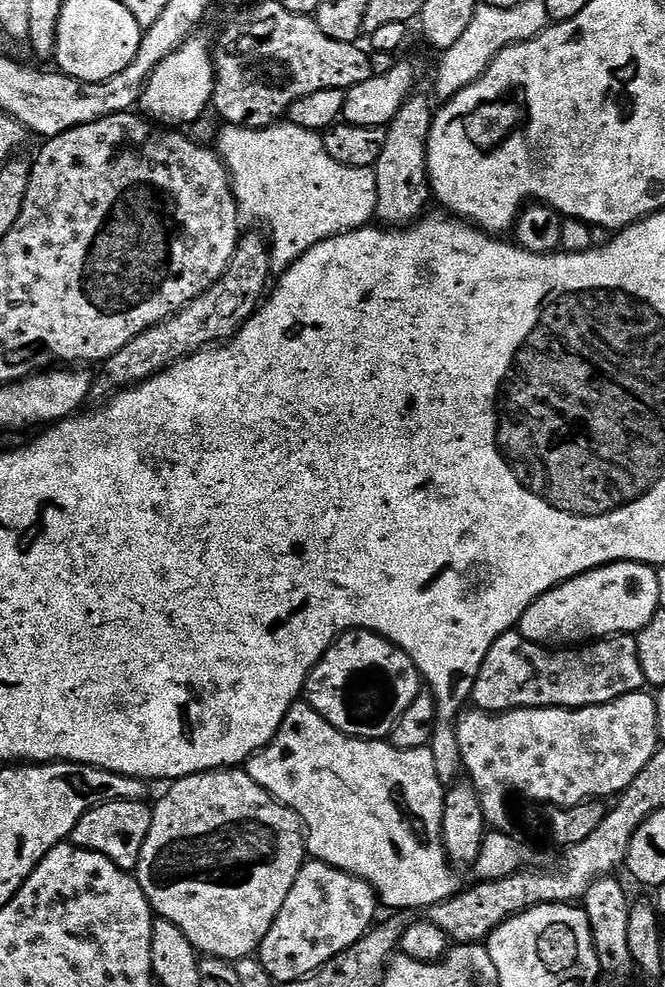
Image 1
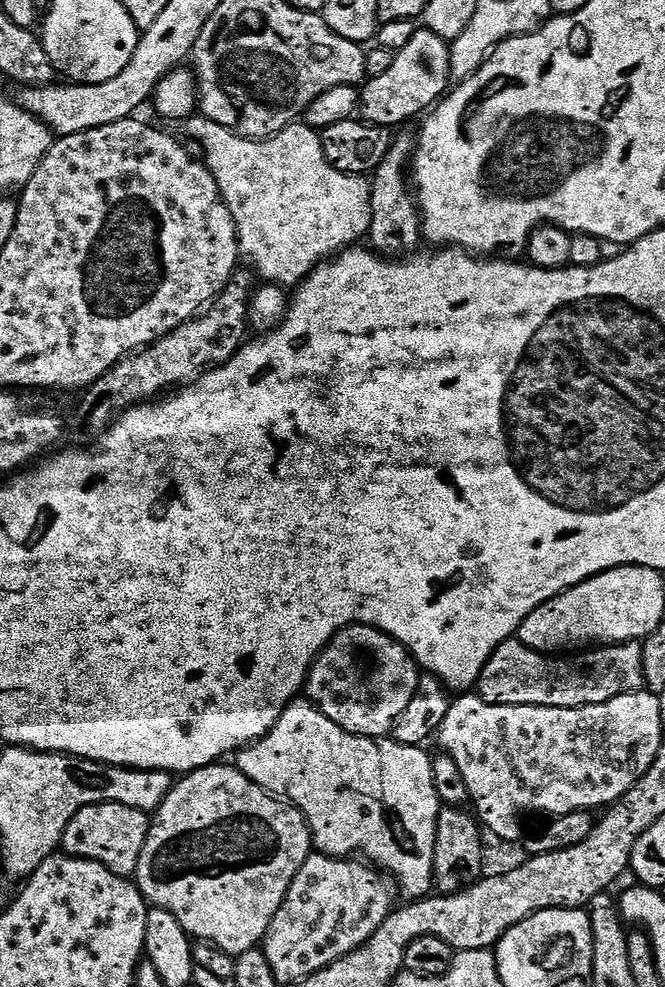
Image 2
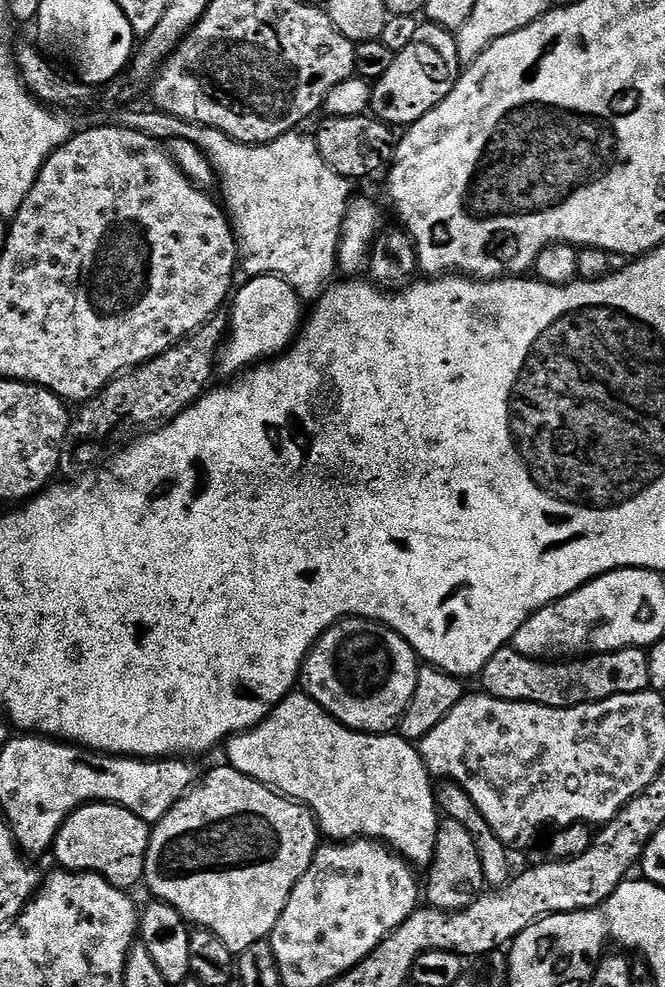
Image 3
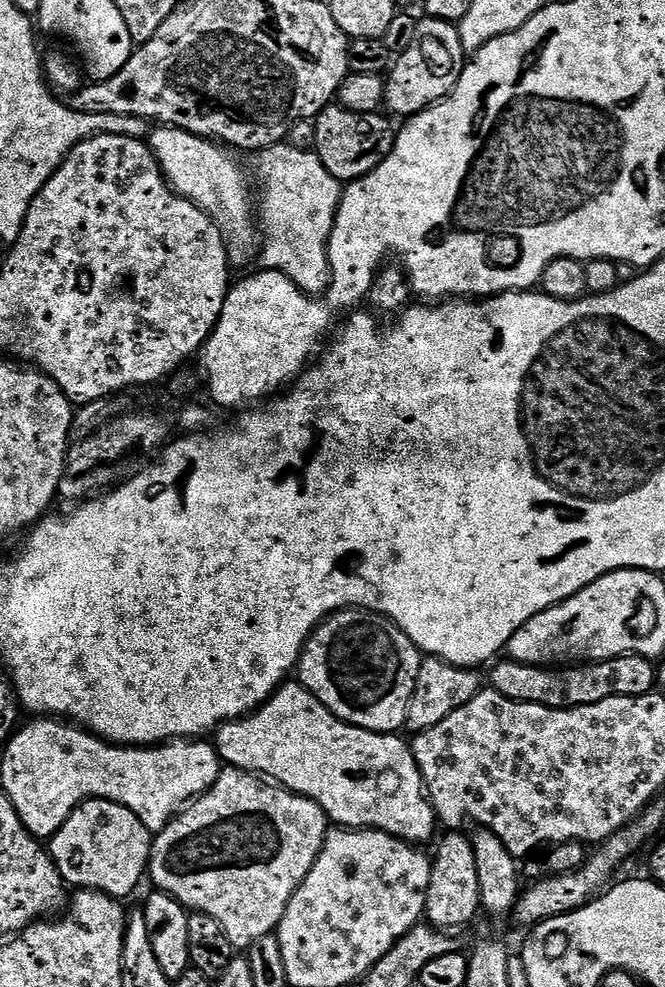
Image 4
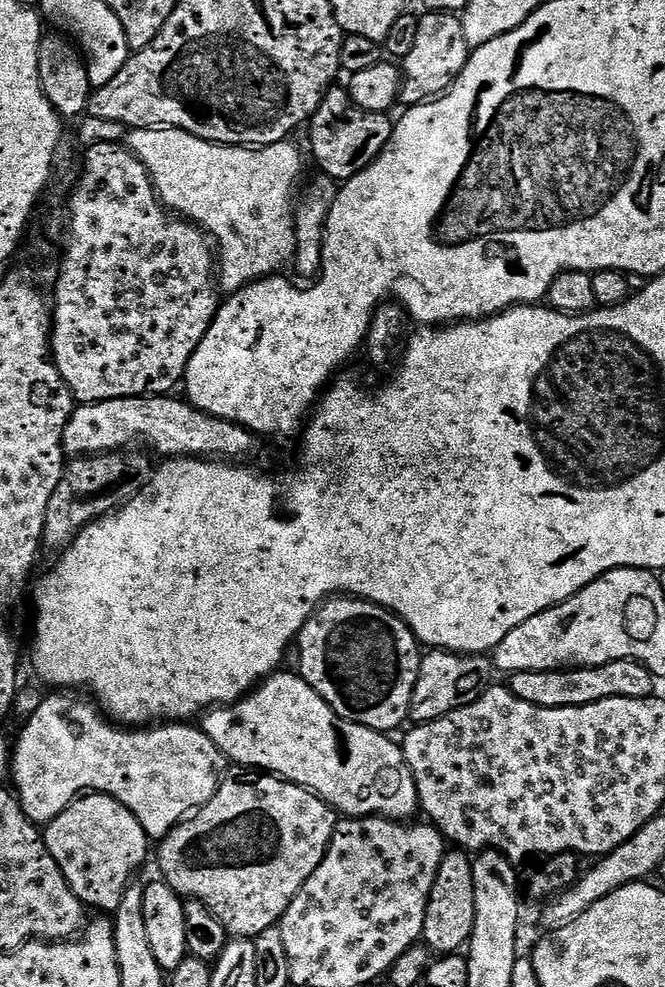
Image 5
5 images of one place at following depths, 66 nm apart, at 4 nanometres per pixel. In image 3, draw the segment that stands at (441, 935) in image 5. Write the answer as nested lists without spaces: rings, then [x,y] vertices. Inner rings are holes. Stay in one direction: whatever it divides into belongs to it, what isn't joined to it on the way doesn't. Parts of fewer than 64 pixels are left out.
[[[444,818],[436,828],[436,845],[432,851],[432,863],[427,865],[426,900],[433,908],[444,912],[457,912],[476,901],[477,896],[485,891],[482,874],[482,858],[478,858],[478,846],[462,822]]]

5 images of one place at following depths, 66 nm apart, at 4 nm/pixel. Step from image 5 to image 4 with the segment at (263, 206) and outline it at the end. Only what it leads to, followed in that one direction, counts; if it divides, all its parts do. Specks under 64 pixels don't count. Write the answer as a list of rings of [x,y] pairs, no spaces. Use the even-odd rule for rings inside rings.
[[[171,126],[151,129],[146,143],[156,156],[164,179],[177,196],[193,200],[207,216],[215,220],[224,233],[228,258],[233,269],[244,268],[258,256],[258,228],[254,223],[254,192],[244,188],[244,172],[224,152],[192,152],[192,133]]]

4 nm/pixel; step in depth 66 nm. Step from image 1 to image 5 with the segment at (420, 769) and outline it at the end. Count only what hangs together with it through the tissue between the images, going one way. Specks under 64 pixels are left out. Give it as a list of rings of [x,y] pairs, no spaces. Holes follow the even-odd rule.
[[[284,671],[273,672],[243,700],[211,709],[202,720],[210,742],[214,742],[233,765],[260,768],[256,770],[302,786],[335,808],[341,817],[382,816],[385,820],[411,821],[415,817],[412,815],[417,815],[420,799],[403,747],[397,741],[395,744],[391,735],[343,720],[295,671]]]

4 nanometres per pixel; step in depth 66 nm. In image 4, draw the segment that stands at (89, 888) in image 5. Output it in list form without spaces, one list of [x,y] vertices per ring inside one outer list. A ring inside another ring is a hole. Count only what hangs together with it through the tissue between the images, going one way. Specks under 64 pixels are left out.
[[[85,800],[84,803],[76,807],[70,814],[70,818],[66,818],[65,822],[59,830],[50,837],[50,855],[52,861],[56,864],[56,868],[60,872],[60,877],[65,882],[65,885],[71,886],[76,890],[91,890],[94,892],[104,892],[108,896],[115,896],[117,898],[125,898],[140,884],[140,879],[145,879],[148,872],[148,861],[152,858],[152,841],[154,839],[153,833],[146,830],[146,826],[132,813],[126,806],[115,804],[112,800]]]

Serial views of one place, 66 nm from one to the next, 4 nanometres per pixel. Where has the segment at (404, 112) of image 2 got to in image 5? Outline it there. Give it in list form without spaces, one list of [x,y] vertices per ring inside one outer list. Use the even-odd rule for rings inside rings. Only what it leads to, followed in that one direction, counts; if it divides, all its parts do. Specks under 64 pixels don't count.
[[[425,11],[420,16],[414,50],[410,50],[408,57],[402,61],[399,103],[415,106],[427,104],[429,100],[443,96],[451,88],[452,81],[460,77],[469,55],[470,49],[466,42],[466,34],[462,34],[460,16],[451,12]]]

